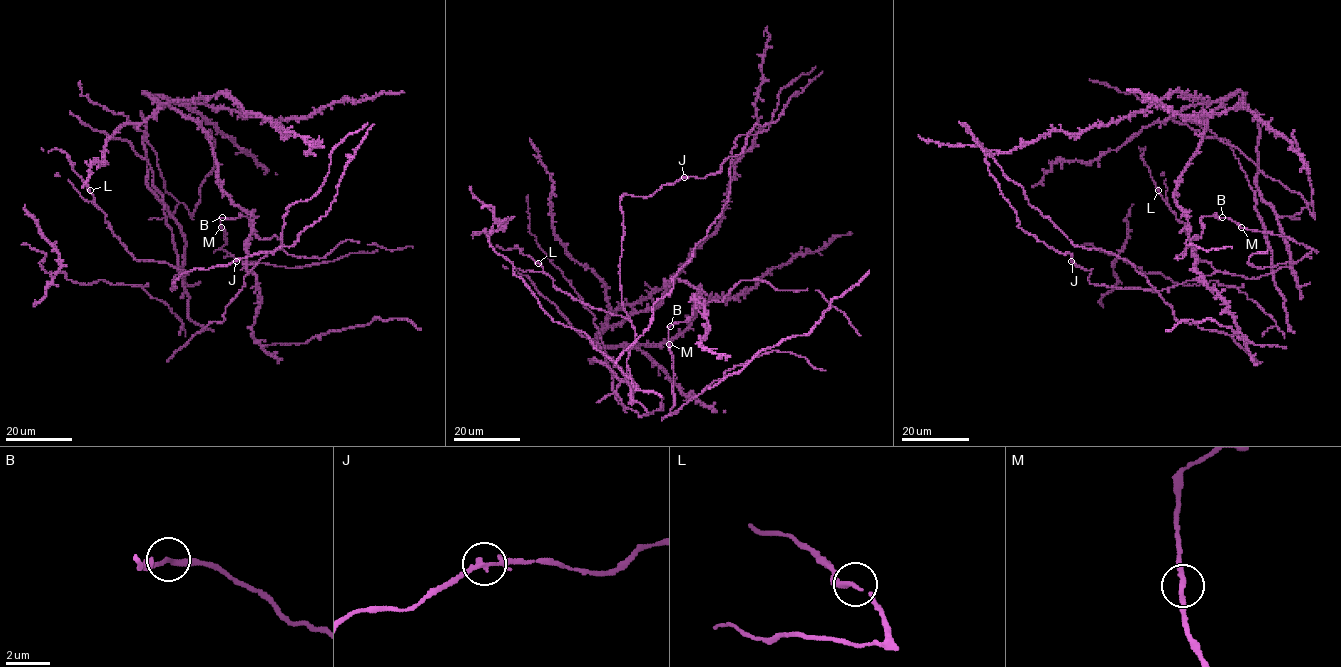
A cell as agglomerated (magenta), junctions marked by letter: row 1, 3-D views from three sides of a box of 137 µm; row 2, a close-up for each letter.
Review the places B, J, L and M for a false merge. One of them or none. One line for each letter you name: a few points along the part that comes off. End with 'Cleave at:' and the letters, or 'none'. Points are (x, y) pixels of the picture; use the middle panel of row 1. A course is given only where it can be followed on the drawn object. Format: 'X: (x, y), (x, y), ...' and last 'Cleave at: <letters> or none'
Cleave at: none

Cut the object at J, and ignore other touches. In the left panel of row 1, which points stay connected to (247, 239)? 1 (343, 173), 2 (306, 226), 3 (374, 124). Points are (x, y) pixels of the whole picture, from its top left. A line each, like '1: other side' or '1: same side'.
1: other side
2: other side
3: other side

